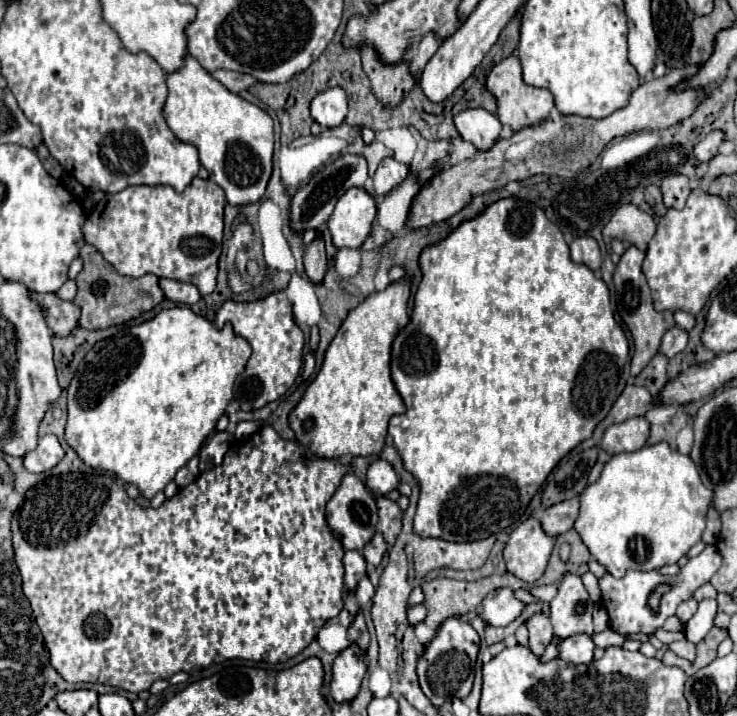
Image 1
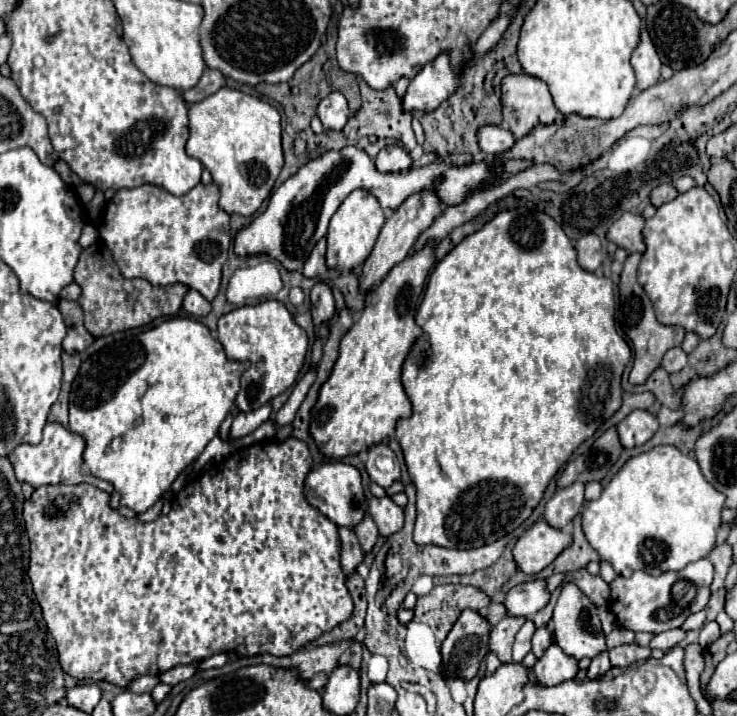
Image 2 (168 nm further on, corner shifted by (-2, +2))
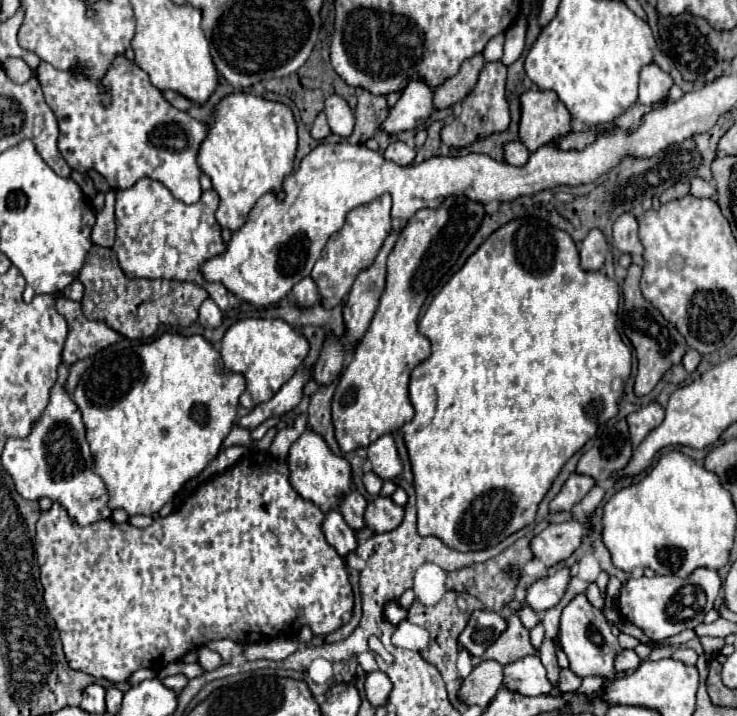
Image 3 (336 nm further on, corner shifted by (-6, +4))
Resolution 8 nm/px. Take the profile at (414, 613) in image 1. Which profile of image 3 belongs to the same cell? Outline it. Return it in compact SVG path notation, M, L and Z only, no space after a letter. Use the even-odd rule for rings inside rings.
M389 601L383 607L383 619L389 621L389 623L393 623L393 625L397 625L399 621L405 619L405 609L397 601Z

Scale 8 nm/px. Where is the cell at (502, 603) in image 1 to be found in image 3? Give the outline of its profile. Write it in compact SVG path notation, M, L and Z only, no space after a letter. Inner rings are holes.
M563 567L563 569L559 569L557 573L549 575L549 577L545 577L545 579L535 581L535 583L527 589L527 597L525 597L527 605L529 605L535 613L547 611L547 609L555 607L555 605L561 601L561 597L565 595L567 585L569 585L569 579L571 579L569 567Z

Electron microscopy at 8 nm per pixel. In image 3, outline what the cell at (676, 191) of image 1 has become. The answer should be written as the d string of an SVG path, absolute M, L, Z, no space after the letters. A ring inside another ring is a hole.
M693 179L691 181L691 193L695 197L711 197L715 193L715 187L711 181L705 181L705 179Z

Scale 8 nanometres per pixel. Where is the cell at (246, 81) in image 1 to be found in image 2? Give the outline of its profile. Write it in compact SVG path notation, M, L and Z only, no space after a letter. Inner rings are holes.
M207 67L207 69L203 71L199 83L197 83L195 87L183 91L183 99L185 99L187 103L201 101L203 97L219 91L219 89L225 87L225 85L227 85L227 77L225 77L219 69L209 69L209 67Z

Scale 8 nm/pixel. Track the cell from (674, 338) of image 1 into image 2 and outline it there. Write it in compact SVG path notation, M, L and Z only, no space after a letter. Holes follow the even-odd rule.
M681 347L669 349L669 351L665 353L665 357L663 357L663 363L661 363L661 367L663 367L667 373L681 371L685 365L687 365L687 353L685 353Z

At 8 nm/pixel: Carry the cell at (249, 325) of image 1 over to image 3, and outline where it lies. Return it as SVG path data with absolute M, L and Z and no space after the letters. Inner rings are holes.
M243 319L231 325L221 339L223 369L241 373L245 377L247 387L239 397L239 403L249 411L269 401L281 389L281 385L303 367L307 351L307 339L303 339L297 329L289 327L281 319Z

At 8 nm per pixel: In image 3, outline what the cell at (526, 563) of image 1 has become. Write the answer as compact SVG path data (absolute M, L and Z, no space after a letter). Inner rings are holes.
M571 519L565 523L553 523L545 531L541 531L531 541L531 551L537 559L541 559L547 567L553 567L567 557L571 557L583 539L583 523Z

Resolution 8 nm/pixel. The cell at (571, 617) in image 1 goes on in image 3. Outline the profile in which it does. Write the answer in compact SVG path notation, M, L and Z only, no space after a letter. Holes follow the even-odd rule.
M577 595L565 609L561 615L561 631L559 631L559 645L565 651L567 659L569 659L569 669L577 675L577 677L587 677L587 675L595 675L595 677L605 677L611 679L615 675L613 669L613 661L619 655L621 647L617 643L617 637L611 633L611 627L605 619L605 615L595 609L585 595Z

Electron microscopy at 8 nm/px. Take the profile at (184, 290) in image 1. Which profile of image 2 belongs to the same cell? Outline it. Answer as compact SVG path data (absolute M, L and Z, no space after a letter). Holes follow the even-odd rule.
M189 289L185 293L185 297L183 297L183 309L189 311L193 317L203 317L203 315L209 313L211 305L209 305L209 301L199 291Z

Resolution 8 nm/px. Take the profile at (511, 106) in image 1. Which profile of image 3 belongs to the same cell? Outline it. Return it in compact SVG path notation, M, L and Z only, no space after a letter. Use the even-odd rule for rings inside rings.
M529 89L521 95L519 137L531 153L571 131L571 115L553 91Z

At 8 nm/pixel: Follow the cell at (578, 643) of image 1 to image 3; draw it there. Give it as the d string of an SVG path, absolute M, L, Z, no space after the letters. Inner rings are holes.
M527 655L505 665L503 685L513 693L529 697L547 695L553 689L553 685L545 679L545 667L541 667L537 655Z

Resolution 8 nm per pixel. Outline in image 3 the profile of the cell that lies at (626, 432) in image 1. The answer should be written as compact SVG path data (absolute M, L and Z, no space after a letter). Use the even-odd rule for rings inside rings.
M649 403L647 407L641 407L639 411L627 415L627 423L629 423L629 435L631 435L631 443L633 447L637 447L647 435L649 431L653 431L665 417L665 411L659 403Z

